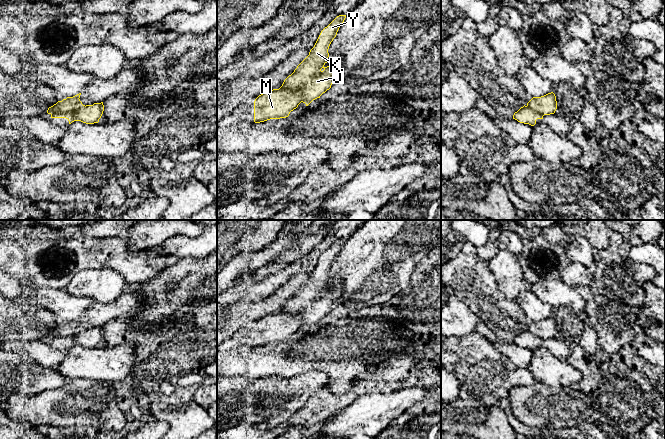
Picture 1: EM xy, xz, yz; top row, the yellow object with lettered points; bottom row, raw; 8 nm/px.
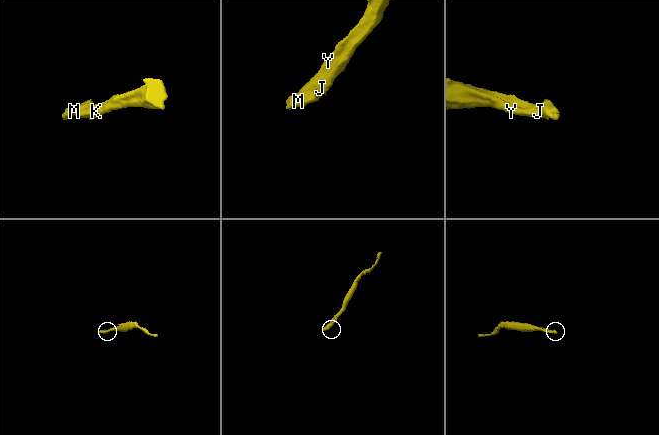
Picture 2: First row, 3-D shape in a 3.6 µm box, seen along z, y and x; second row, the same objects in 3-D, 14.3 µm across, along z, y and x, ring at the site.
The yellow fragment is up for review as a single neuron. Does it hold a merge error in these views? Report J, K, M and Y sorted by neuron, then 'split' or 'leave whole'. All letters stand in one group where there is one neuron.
J K Y / M | split

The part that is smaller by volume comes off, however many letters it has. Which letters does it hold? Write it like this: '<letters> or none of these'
M

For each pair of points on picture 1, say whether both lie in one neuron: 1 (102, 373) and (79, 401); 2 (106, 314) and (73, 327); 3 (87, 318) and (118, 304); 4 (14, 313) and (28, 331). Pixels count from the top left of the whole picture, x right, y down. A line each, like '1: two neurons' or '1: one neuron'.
1: two neurons
2: one neuron
3: one neuron
4: one neuron

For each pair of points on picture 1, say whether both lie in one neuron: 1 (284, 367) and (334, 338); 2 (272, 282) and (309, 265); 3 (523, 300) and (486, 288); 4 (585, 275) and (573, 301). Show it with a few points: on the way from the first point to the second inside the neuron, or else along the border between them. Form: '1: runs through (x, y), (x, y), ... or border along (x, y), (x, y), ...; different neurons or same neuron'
1: runs through (296, 362), (304, 361), (322, 344); same neuron
2: runs through (281, 277), (291, 269), (300, 266); same neuron
3: border along (515, 301), (527, 317); different neurons
4: border along (562, 280), (577, 288); different neurons

